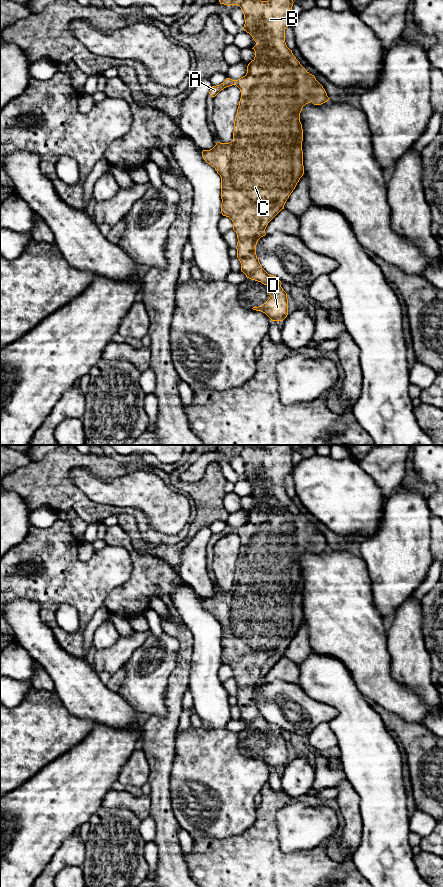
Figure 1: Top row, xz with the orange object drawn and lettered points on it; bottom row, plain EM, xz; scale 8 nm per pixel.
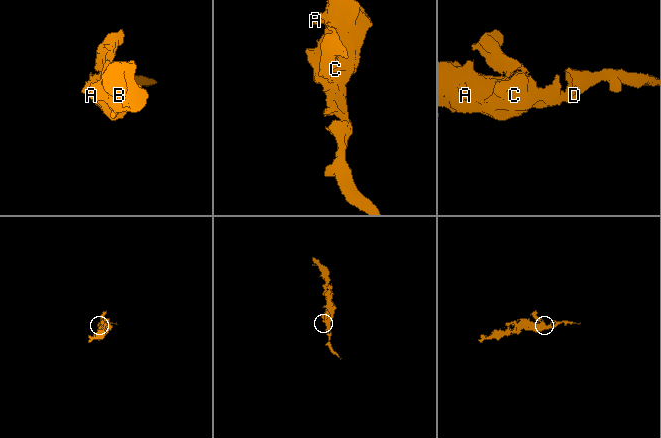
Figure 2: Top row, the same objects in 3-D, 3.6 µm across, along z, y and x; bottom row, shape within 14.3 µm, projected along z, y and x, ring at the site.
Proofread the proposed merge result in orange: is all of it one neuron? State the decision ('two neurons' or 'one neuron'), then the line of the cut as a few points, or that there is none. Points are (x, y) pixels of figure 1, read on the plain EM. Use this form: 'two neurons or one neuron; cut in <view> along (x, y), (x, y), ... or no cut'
one neuron; no cut

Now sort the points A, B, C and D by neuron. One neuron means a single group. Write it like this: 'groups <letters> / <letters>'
groups A B C D

